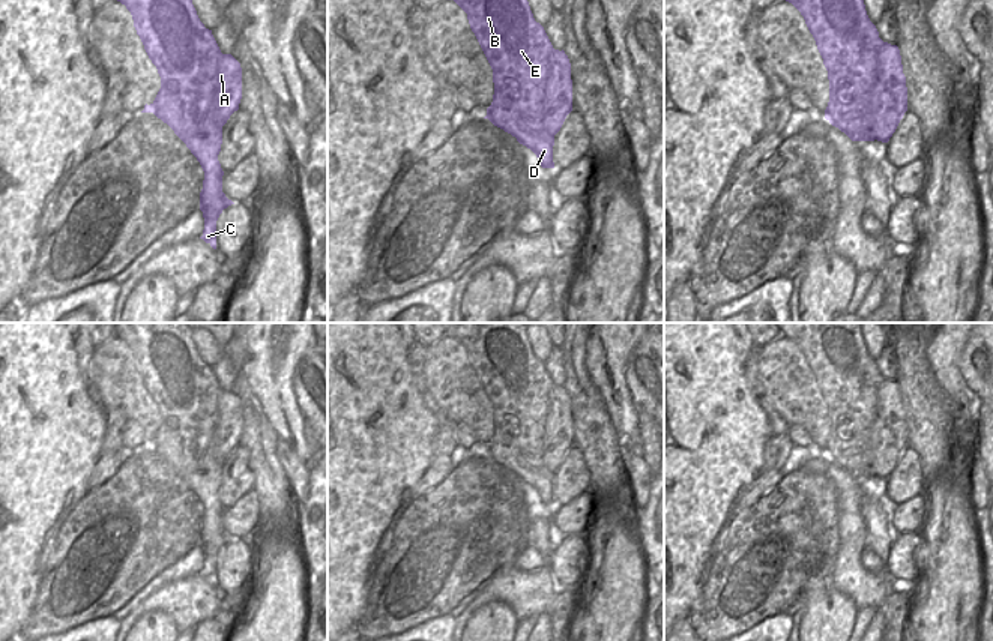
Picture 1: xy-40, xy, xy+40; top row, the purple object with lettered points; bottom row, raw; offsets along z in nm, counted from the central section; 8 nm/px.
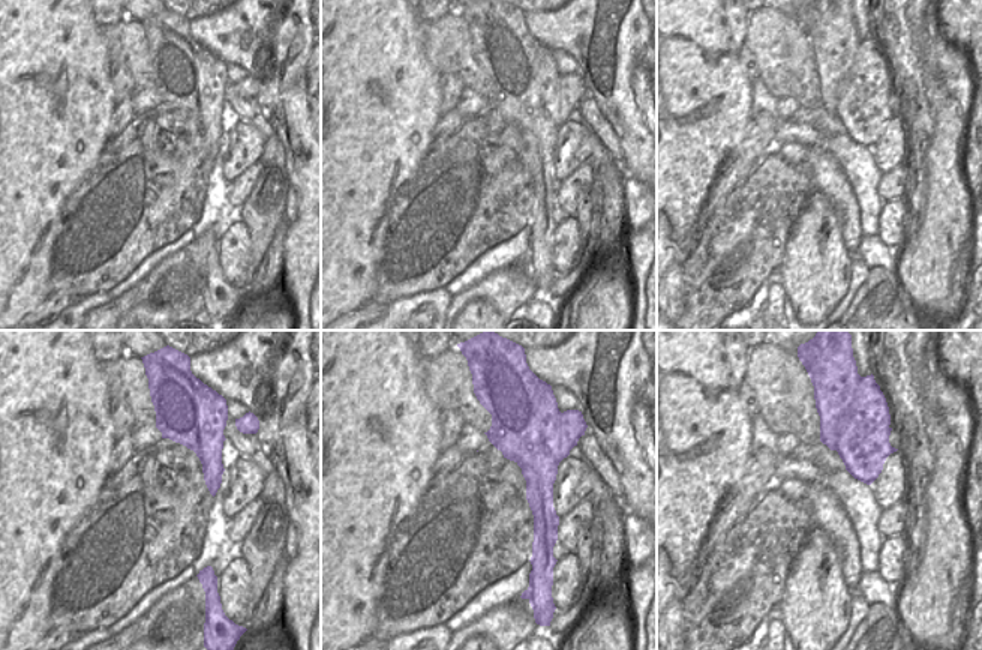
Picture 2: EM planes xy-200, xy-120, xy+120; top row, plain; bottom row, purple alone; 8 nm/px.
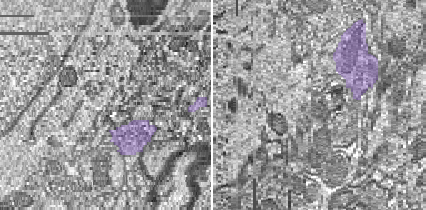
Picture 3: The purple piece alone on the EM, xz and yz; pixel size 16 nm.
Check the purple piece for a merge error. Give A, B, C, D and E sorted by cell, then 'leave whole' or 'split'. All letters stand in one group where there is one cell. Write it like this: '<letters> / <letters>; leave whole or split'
A / B C D E; split

